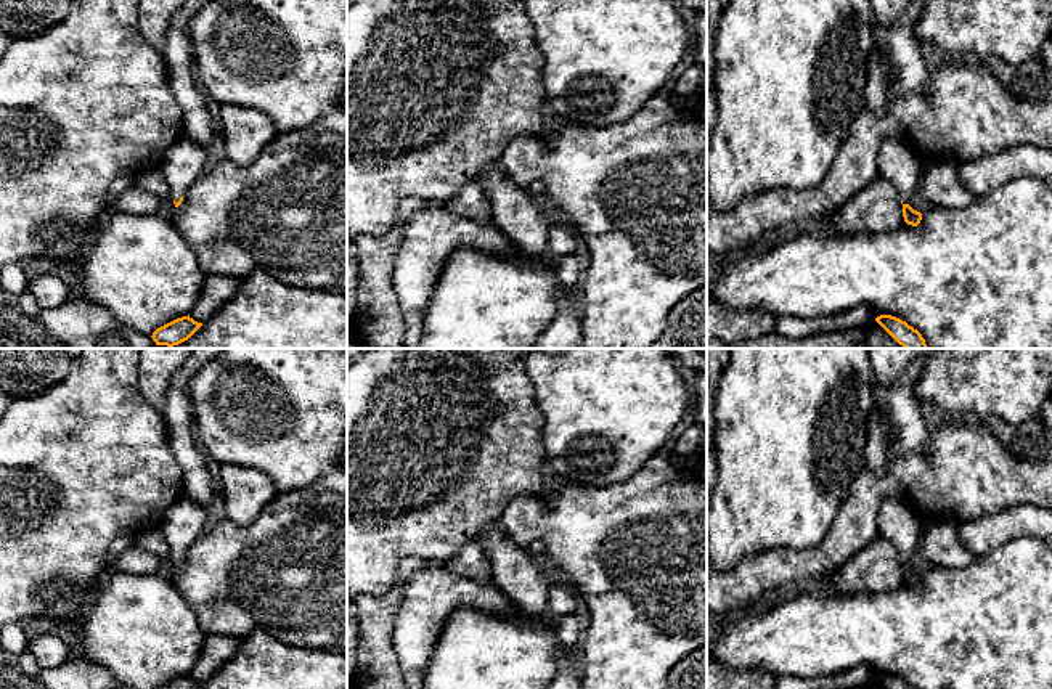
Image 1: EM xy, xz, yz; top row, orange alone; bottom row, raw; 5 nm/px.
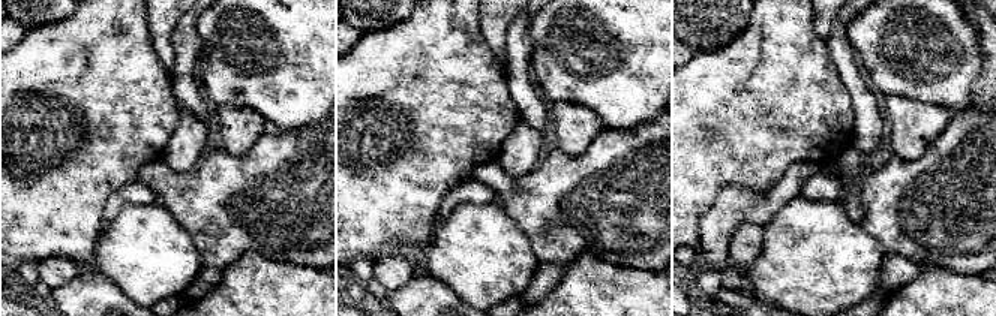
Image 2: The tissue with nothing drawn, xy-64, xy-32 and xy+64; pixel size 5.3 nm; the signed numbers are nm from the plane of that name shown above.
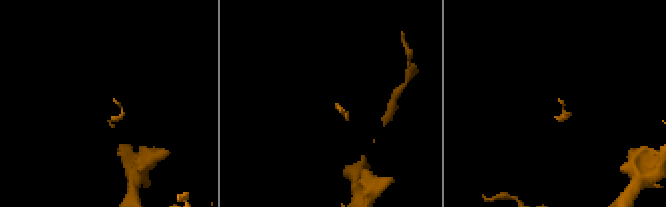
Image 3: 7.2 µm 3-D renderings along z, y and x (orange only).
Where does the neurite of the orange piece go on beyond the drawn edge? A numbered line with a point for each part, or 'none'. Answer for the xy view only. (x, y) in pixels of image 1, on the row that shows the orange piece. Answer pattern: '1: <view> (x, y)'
1: xy (182, 164)

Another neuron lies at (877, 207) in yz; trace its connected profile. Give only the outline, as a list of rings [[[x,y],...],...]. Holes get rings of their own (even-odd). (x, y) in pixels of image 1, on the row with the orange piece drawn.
[[[882,175],[851,196],[829,217],[827,231],[837,236],[874,234],[904,223],[898,188]]]

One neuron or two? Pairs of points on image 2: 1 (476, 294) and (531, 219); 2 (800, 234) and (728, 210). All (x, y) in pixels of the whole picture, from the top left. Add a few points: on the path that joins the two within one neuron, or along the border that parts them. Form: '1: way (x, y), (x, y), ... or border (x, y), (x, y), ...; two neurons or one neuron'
1: border (500, 202), (503, 210), (522, 231), (539, 261); two neurons
2: border (792, 199), (762, 226); two neurons

